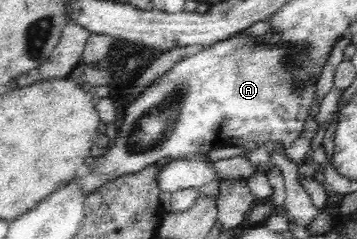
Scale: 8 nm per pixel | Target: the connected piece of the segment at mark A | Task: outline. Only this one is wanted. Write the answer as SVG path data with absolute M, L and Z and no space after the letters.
M241 32L204 46L193 56L183 57L163 76L153 80L151 85L130 103L119 128L117 142L111 144L111 150L97 158L97 162L93 162L95 168L87 168L83 176L74 177L73 182L78 186L80 194L92 194L111 180L139 172L161 158L185 159L185 156L205 154L217 148L228 150L237 147L237 140L276 140L283 142L285 148L293 146L293 142L305 130L309 110L317 98L317 87L311 84L301 86L301 90L294 90L290 86L292 76L288 70L287 53L281 46L273 46L265 36L253 37Z

